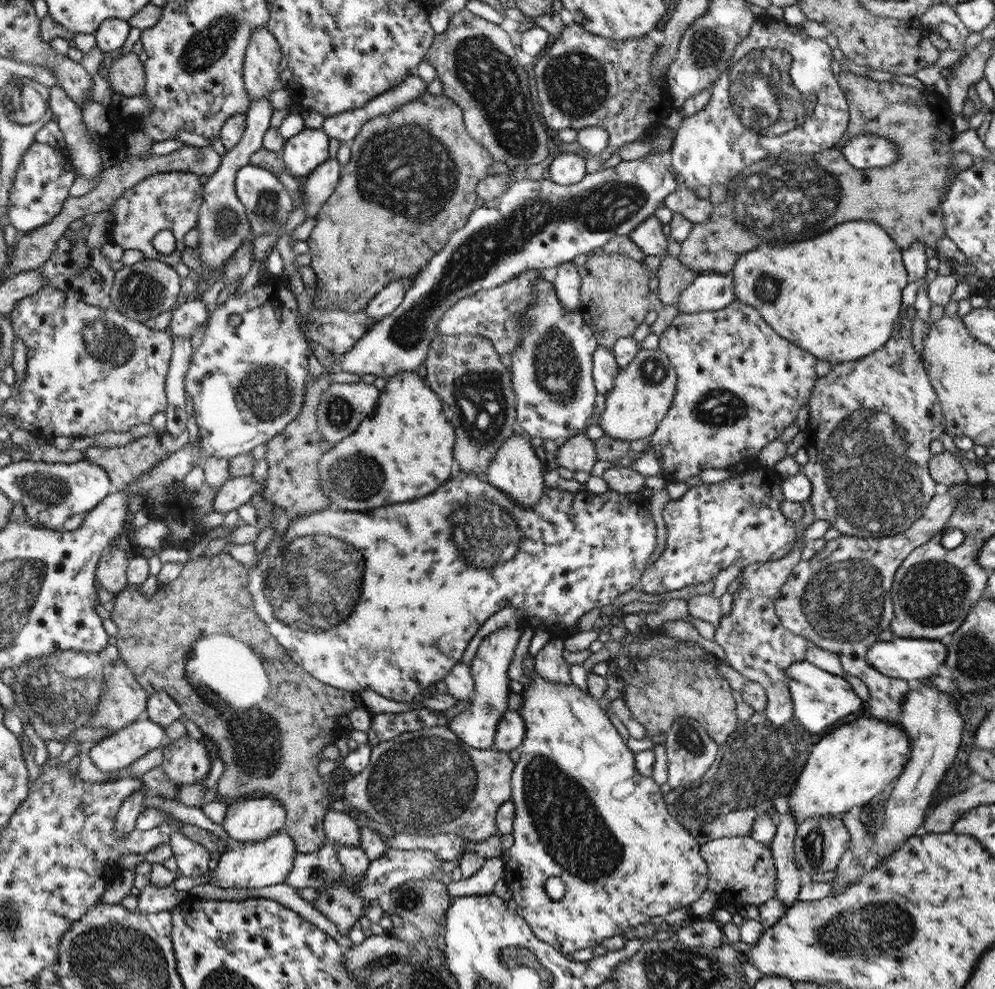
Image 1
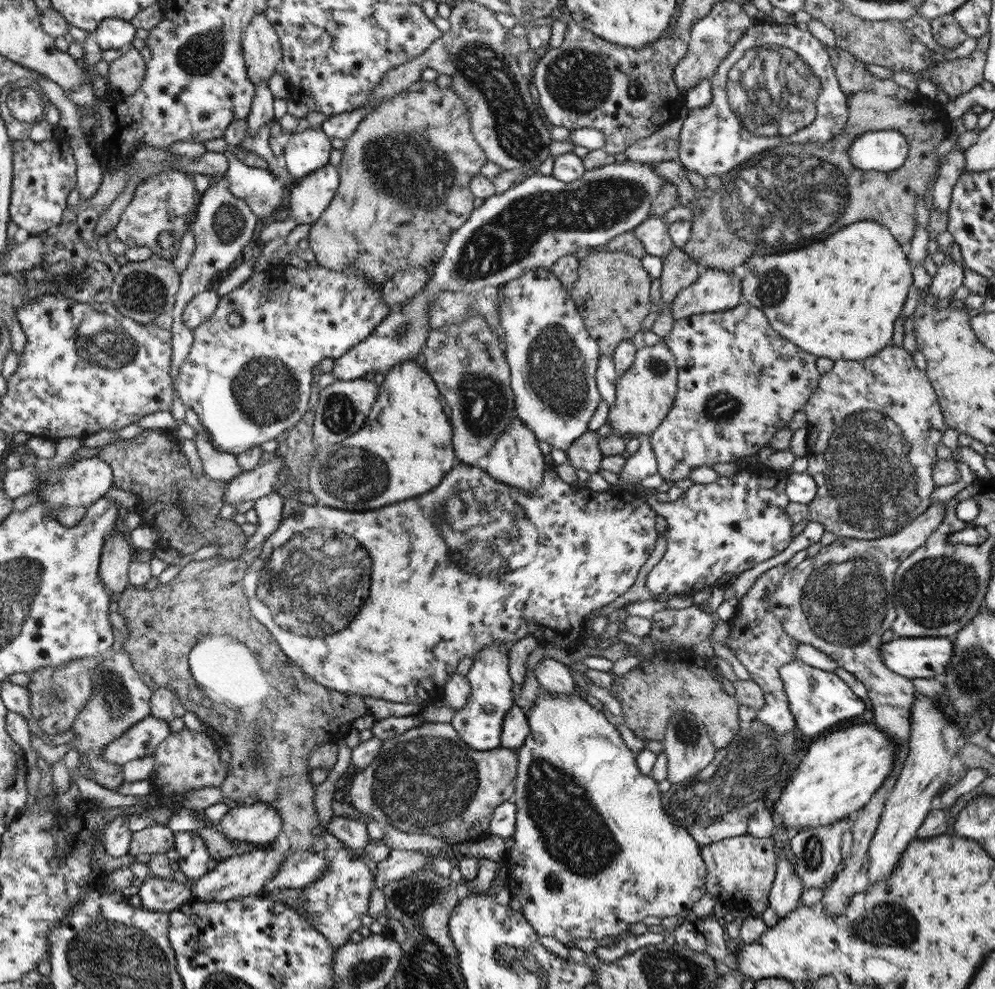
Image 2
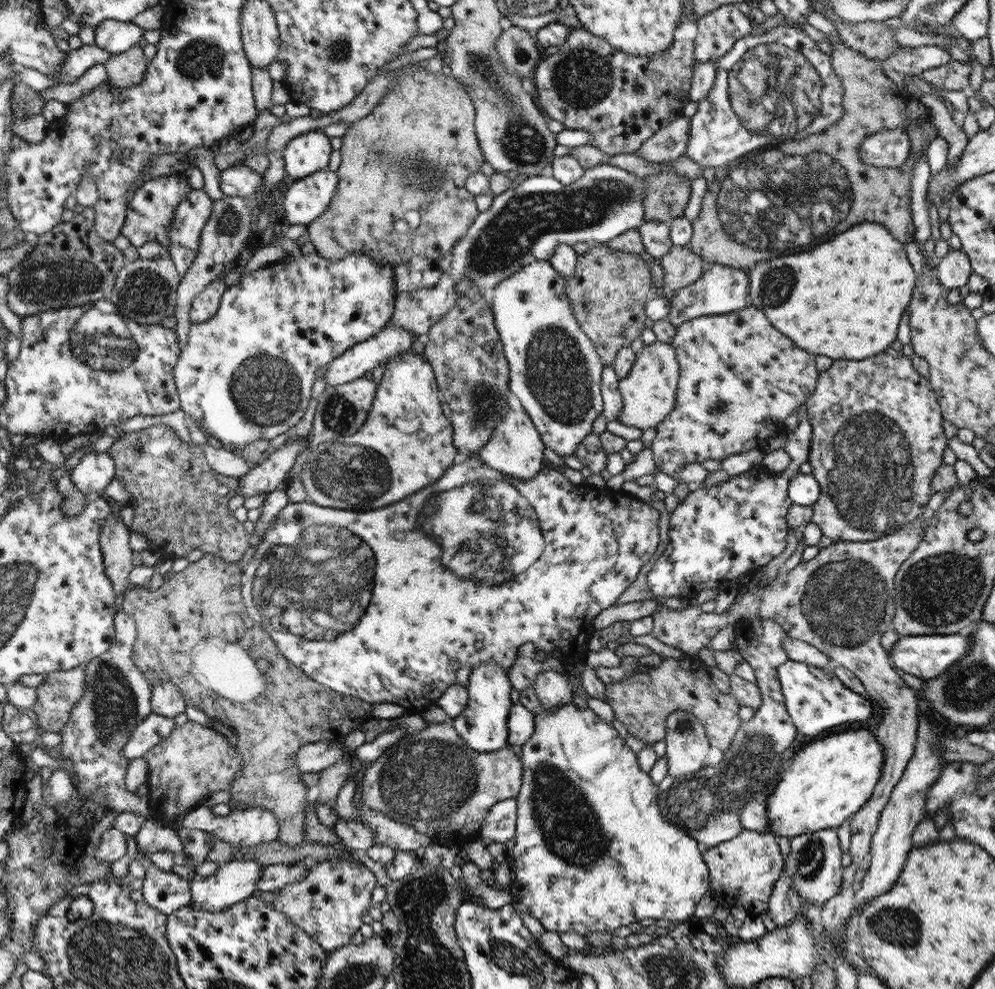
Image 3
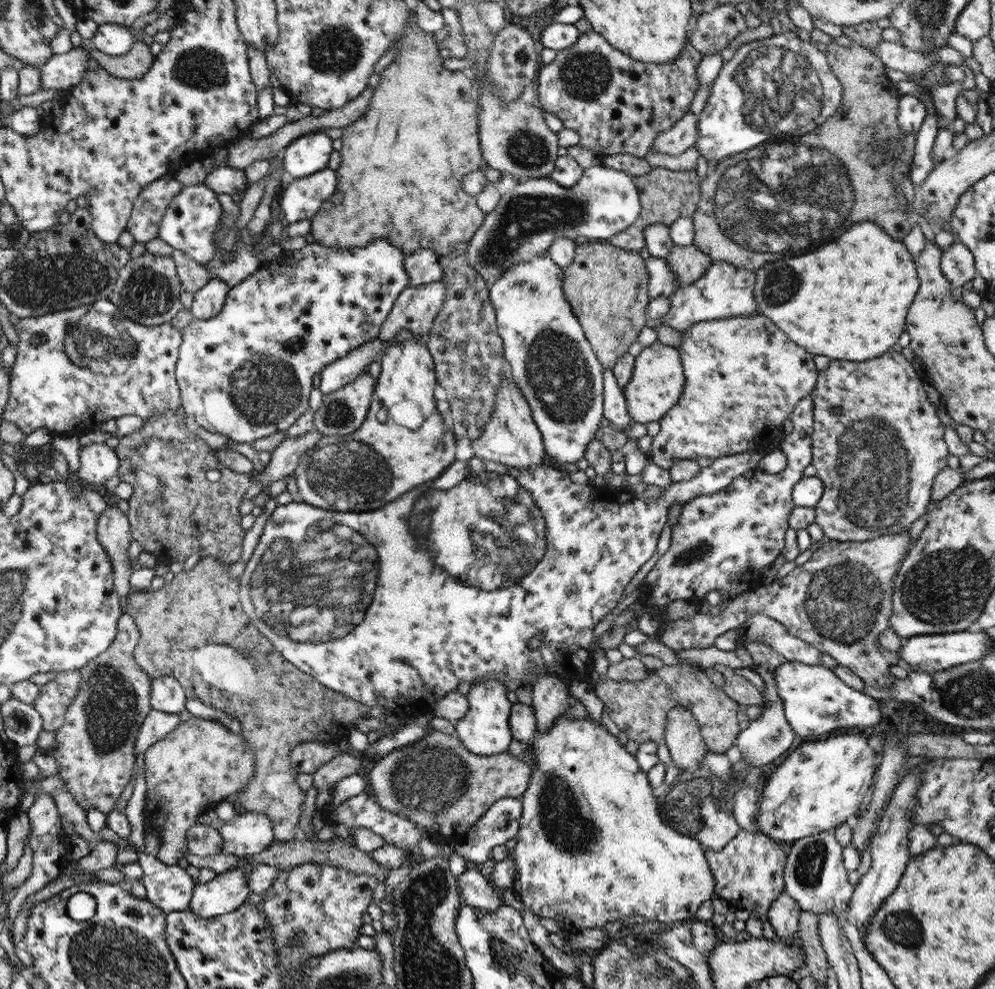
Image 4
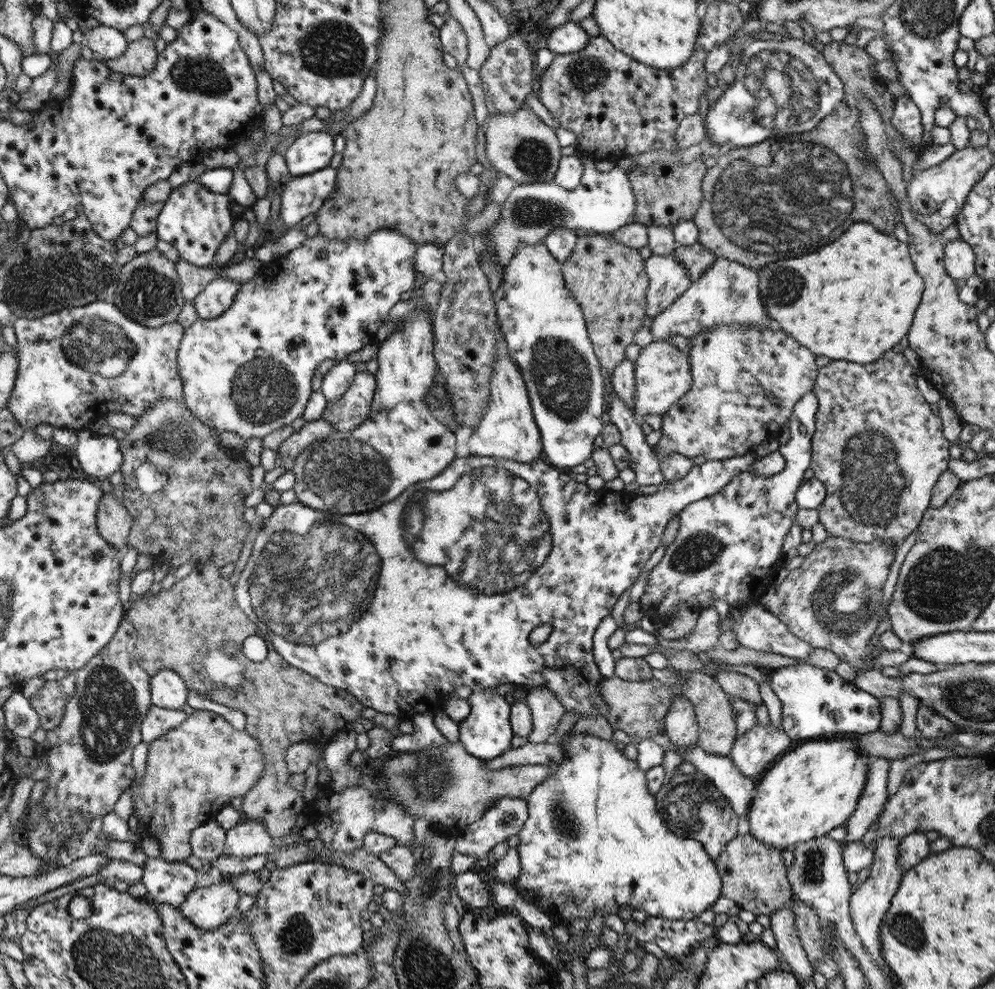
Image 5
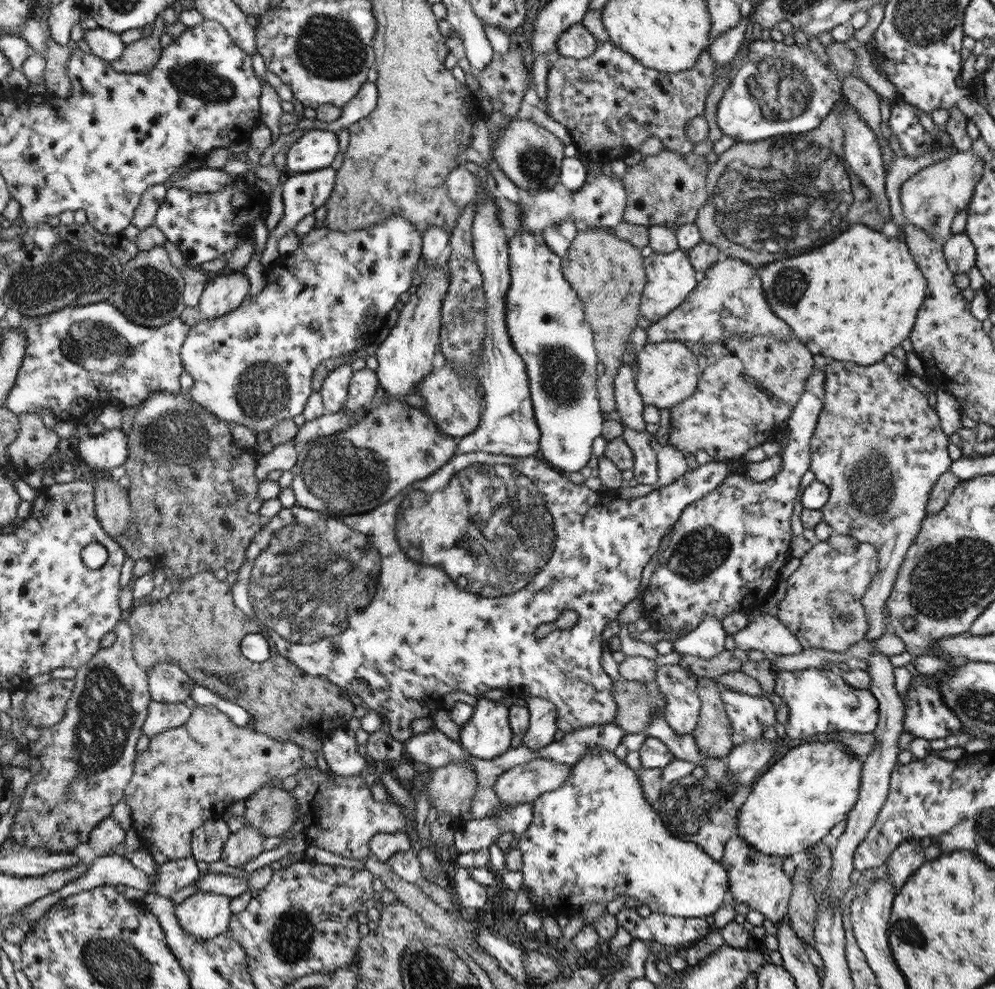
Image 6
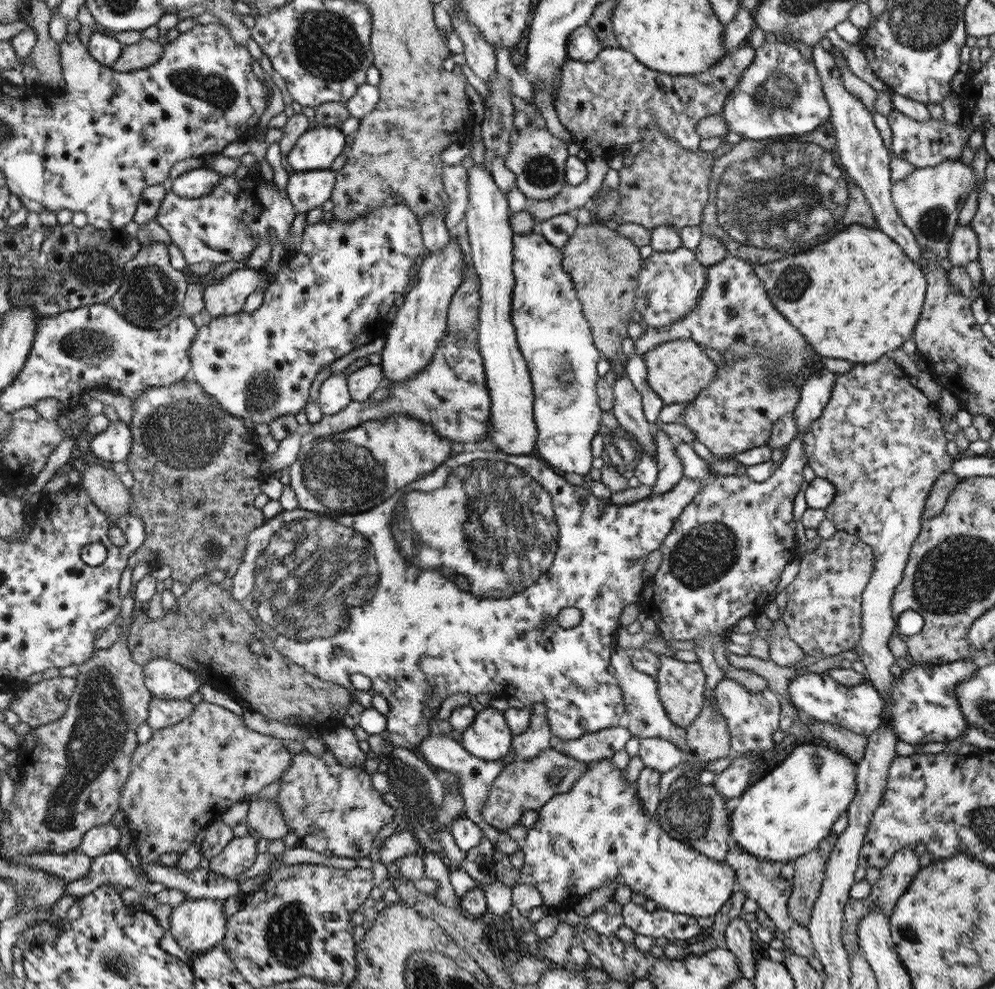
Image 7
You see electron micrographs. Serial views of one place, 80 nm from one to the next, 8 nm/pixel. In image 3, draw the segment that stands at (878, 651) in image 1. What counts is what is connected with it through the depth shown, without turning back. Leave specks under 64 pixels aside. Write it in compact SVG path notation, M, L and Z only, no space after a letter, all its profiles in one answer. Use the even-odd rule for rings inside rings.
M958 633L901 637L889 652L897 670L904 670L921 679L930 679L942 675L958 659L964 658L969 651L969 642L970 636L960 636Z

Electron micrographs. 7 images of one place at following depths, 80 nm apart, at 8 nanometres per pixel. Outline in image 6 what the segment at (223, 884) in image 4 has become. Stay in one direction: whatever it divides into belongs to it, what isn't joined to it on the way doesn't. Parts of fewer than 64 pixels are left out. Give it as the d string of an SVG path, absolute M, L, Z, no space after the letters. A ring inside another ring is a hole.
M196 891L176 905L176 916L184 930L200 940L226 933L231 924L231 898L224 894Z

